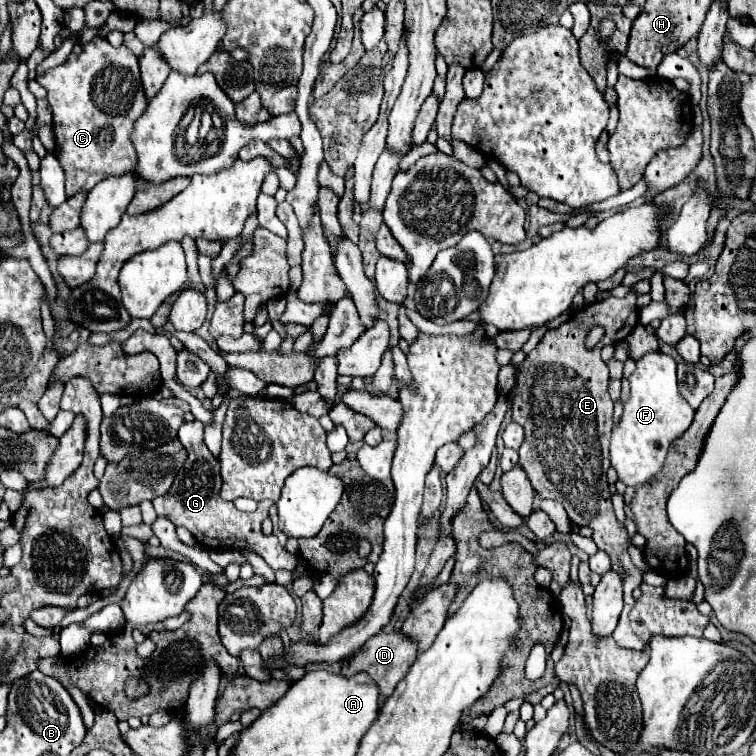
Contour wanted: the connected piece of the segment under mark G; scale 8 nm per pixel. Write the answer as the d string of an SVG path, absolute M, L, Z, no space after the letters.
M201 421L183 423L179 429L179 441L187 451L187 463L183 465L181 473L177 473L169 493L153 499L157 515L167 517L177 527L189 529L197 539L197 543L207 549L217 549L217 547L253 549L269 563L273 571L279 571L279 569L293 571L297 567L297 557L287 553L279 545L275 535L265 535L261 531L261 521L269 517L269 507L273 503L261 501L253 513L243 513L233 503L223 501L219 497L219 489L223 483L219 475L219 459L203 443L203 423Z

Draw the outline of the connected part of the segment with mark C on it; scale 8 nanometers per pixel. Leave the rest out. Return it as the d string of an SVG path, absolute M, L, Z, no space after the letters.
M93 37L87 45L75 45L73 53L63 65L47 69L37 77L37 83L47 89L47 101L53 109L53 133L55 133L55 155L65 171L67 195L73 197L77 191L91 191L105 175L121 175L137 165L137 151L133 149L131 133L133 123L147 109L147 97L141 89L137 57L127 47L113 47L109 41Z

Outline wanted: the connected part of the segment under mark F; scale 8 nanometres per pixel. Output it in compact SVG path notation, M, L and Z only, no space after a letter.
M661 351L641 357L631 375L631 397L623 405L623 415L611 433L611 467L619 479L633 489L649 483L663 469L671 443L689 429L693 413L679 393L673 357Z

